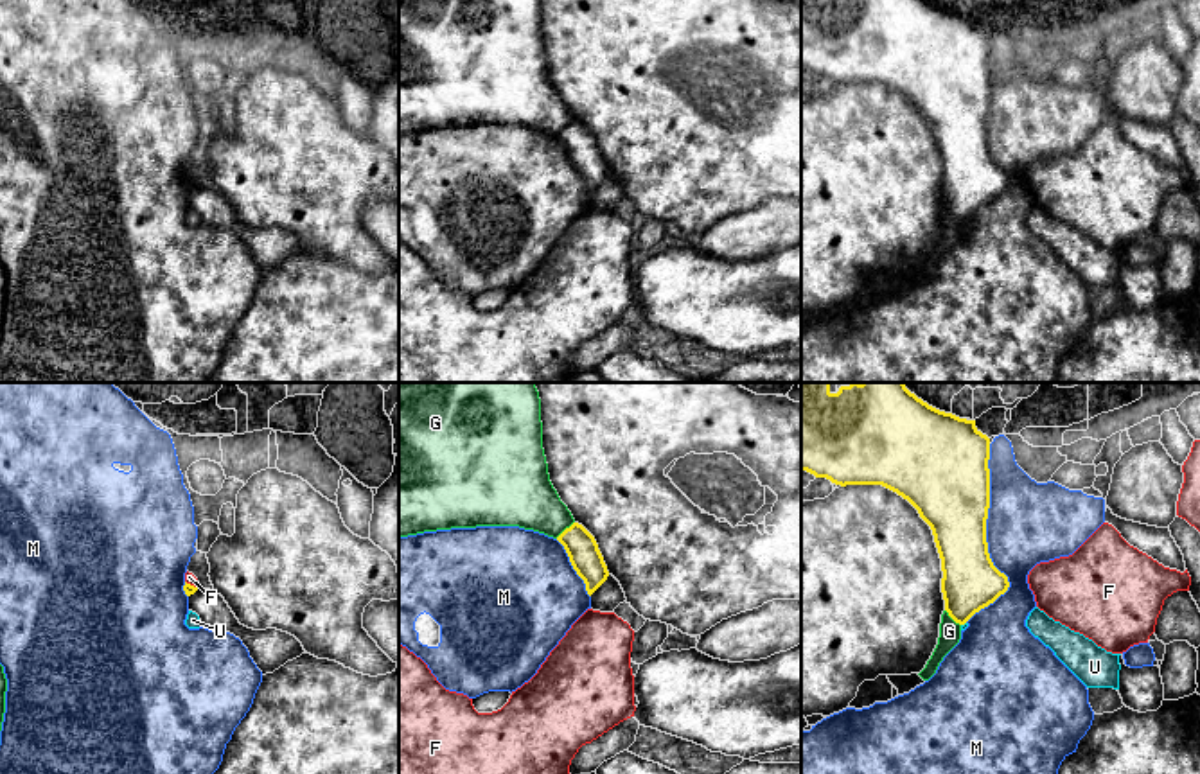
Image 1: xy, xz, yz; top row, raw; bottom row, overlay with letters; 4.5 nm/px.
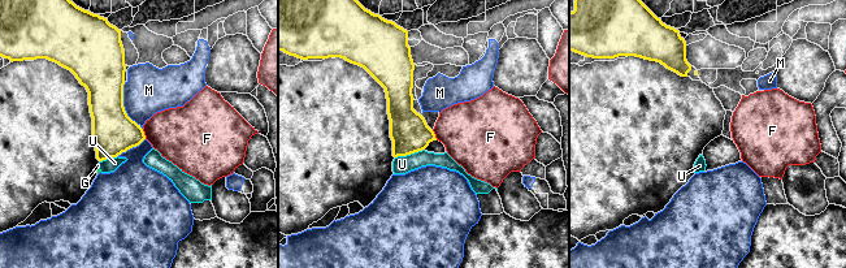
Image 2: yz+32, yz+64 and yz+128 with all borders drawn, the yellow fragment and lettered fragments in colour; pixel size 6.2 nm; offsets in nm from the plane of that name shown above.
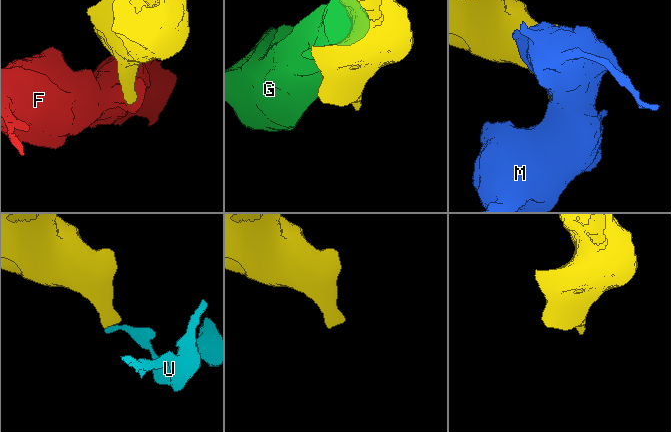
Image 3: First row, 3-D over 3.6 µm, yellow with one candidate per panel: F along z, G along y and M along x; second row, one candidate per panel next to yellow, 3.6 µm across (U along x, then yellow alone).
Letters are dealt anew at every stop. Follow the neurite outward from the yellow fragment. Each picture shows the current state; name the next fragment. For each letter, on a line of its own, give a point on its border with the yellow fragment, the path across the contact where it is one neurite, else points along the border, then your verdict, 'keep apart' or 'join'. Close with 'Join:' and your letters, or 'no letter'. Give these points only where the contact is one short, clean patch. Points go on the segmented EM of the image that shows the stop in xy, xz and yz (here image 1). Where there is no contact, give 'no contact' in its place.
F: meets yellow in xy at (193, 586); border along xy (185, 580), (198, 588); keep apart
G: meets yellow in xz at (566, 528); keep apart
M: meets yellow in yz at (985, 537); keep apart
U: meets yellow in yz at (963, 624); border along yz (965, 622), (961, 625); keep apart
Join: no letter

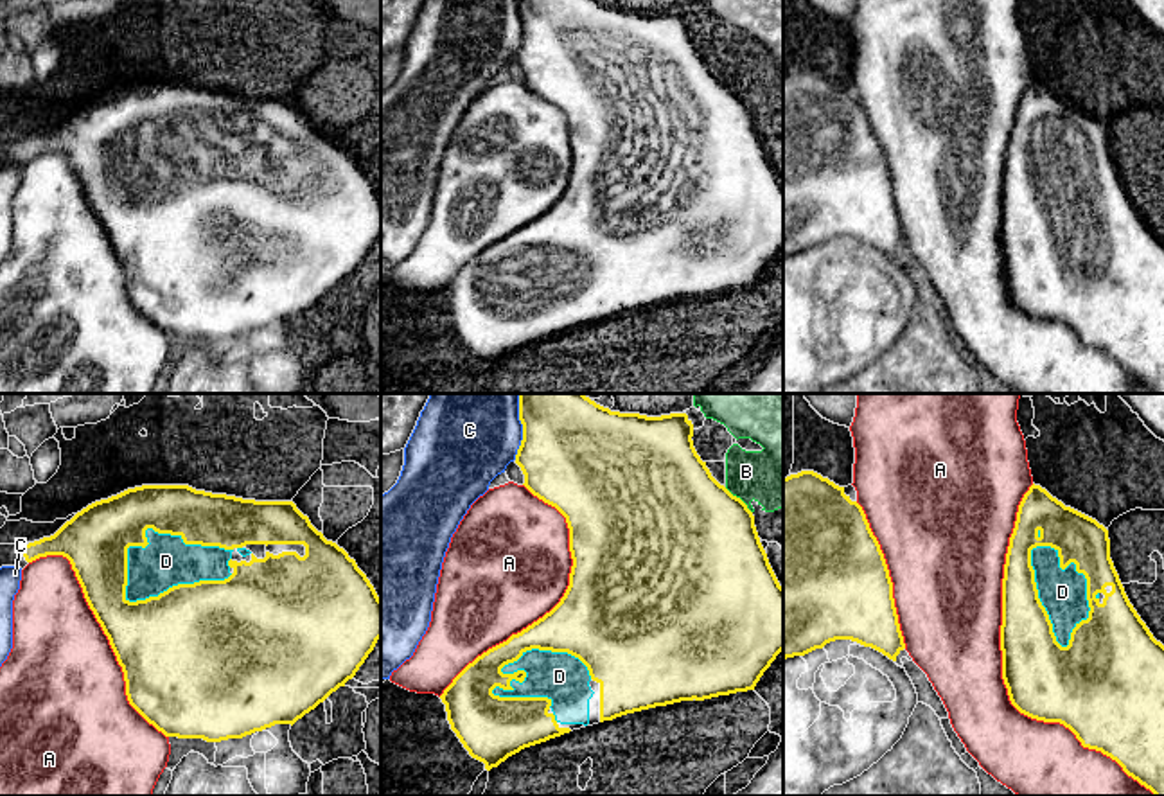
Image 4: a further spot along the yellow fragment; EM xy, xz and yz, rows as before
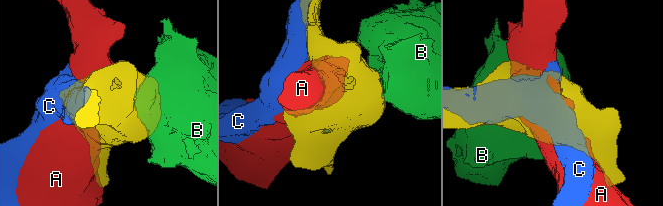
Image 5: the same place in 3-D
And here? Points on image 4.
A: meets yellow in yz at (1003, 667); keep apart
B: meets yellow in xz at (739, 498); border along xz (724, 487), (751, 512); keep apart
C: meets yellow in xz at (523, 426); keep apart
D: meets yellow in xy at (148, 527); join
Join: D

